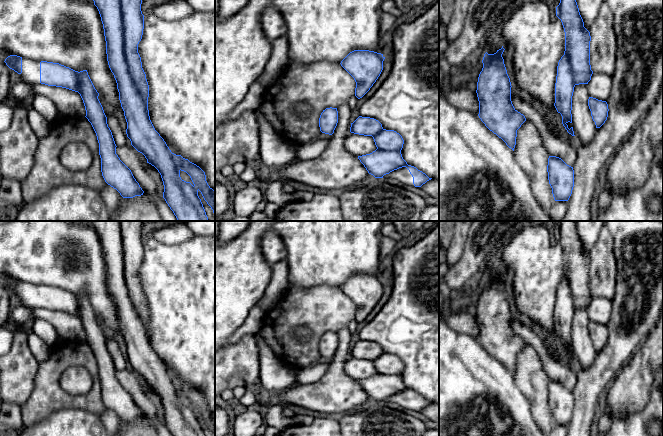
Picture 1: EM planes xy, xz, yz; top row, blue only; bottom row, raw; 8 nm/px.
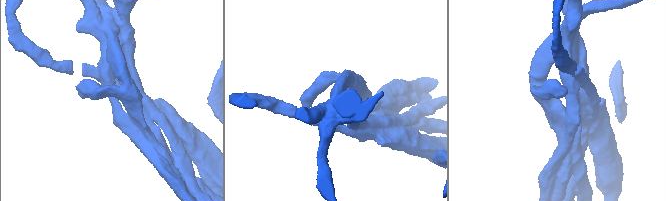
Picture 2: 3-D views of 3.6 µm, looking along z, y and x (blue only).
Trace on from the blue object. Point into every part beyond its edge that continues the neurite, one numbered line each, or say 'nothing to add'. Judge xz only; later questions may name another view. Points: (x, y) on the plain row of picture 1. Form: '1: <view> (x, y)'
1: xz (403, 399)

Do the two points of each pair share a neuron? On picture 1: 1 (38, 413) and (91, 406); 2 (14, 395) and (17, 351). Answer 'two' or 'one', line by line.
1: one
2: one

